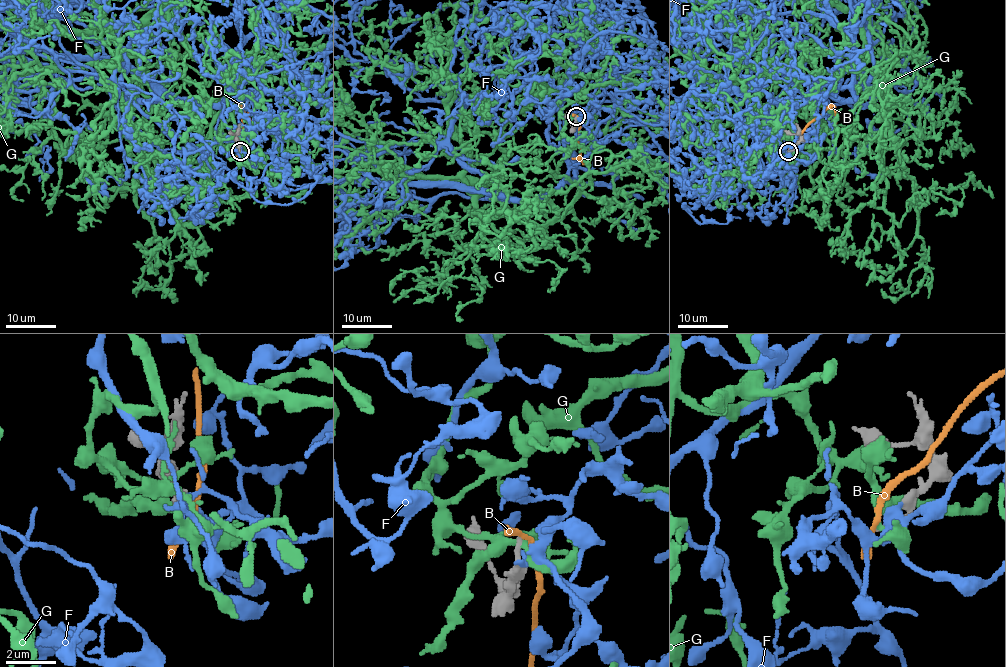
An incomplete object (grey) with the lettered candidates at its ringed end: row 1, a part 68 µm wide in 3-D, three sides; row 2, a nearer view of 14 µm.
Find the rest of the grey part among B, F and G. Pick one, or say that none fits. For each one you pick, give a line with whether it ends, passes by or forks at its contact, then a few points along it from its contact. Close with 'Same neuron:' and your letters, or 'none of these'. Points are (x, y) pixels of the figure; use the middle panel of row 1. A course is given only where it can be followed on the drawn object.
Same neuron: none of these

